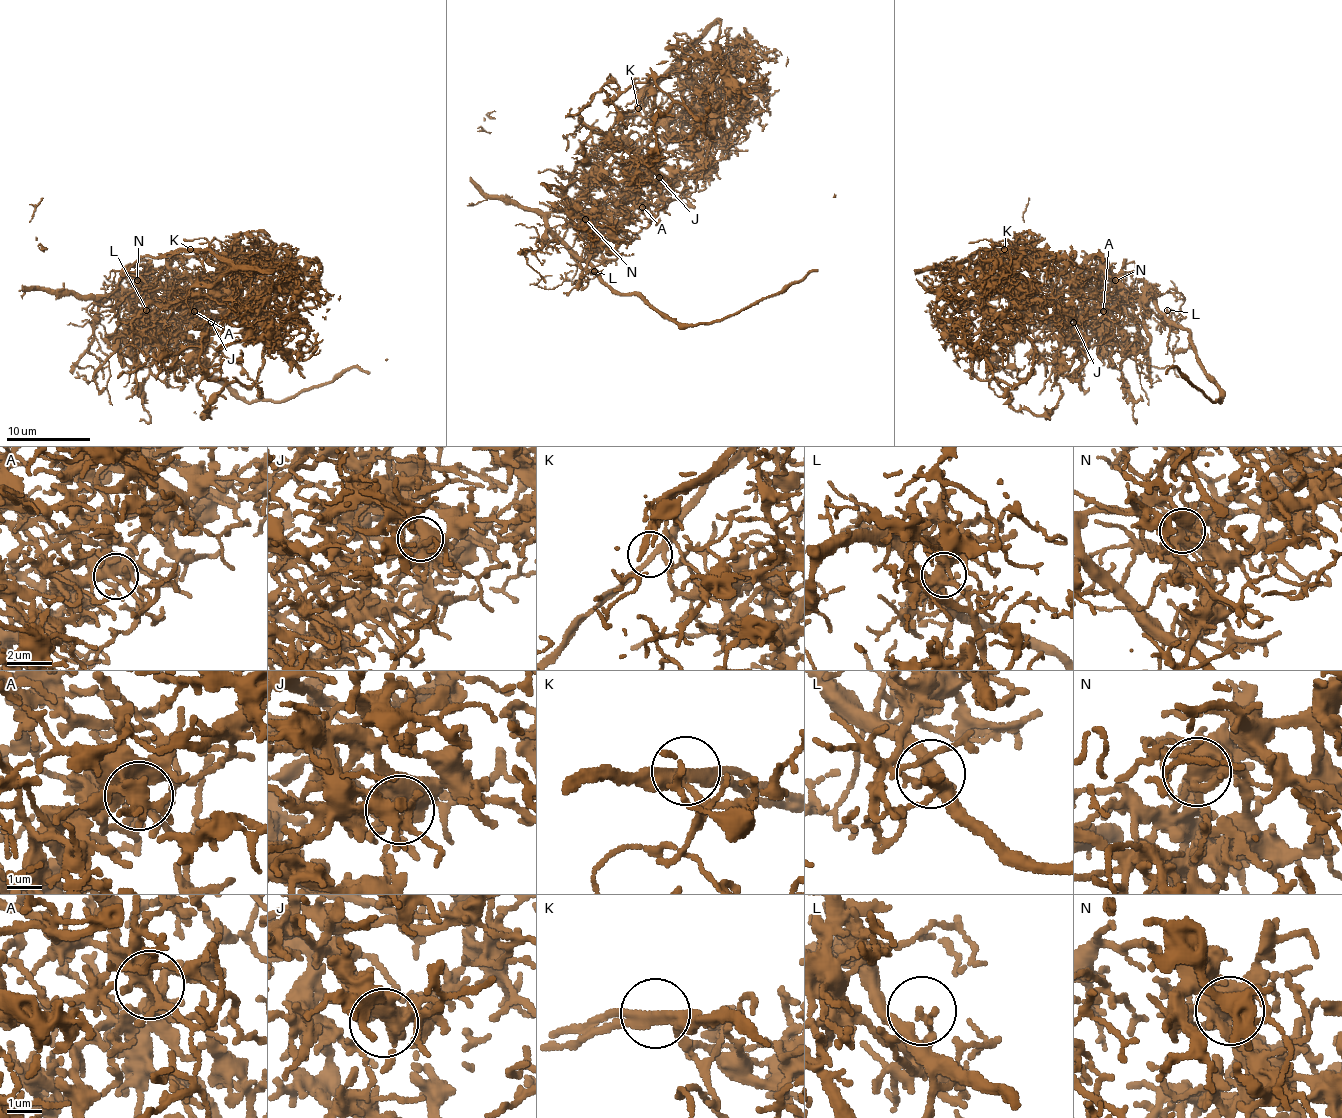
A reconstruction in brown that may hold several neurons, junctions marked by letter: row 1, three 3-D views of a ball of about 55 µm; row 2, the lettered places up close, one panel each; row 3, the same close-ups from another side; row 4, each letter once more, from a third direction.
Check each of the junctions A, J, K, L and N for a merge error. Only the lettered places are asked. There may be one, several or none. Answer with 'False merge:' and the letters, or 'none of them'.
False merge: L, N

